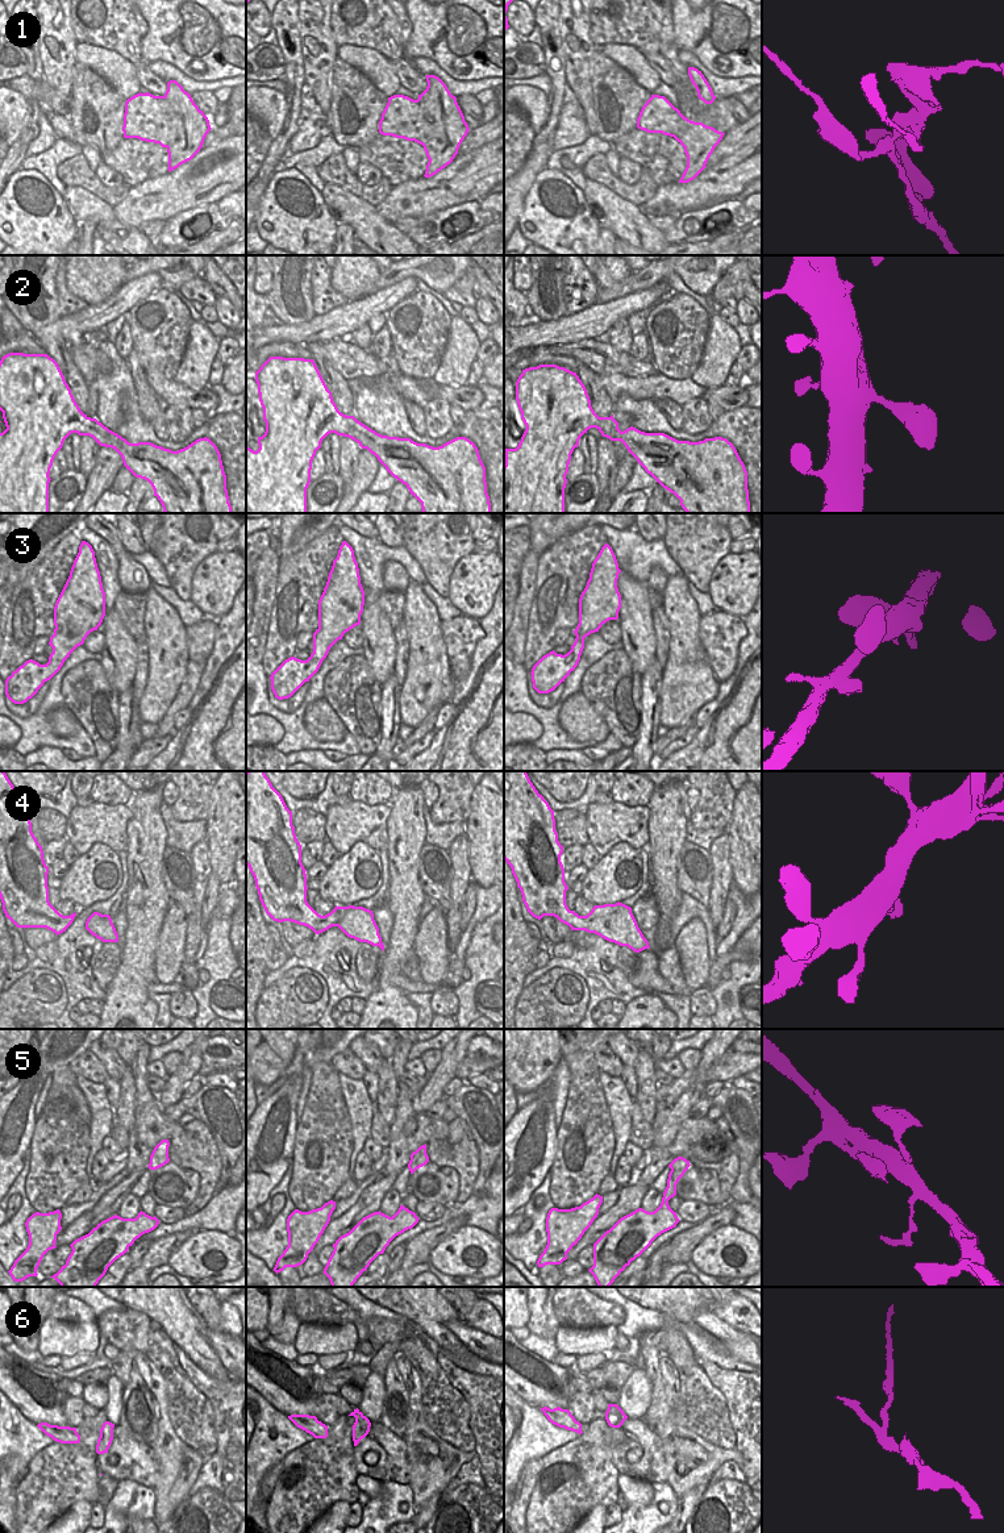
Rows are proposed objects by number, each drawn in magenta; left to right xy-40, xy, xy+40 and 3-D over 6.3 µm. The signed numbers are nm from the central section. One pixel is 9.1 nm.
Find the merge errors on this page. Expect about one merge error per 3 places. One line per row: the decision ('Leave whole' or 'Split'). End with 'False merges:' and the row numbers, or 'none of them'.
1: Split
2: Leave whole
3: Leave whole
4: Leave whole
5: Leave whole
6: Split
False merges: 1, 6.

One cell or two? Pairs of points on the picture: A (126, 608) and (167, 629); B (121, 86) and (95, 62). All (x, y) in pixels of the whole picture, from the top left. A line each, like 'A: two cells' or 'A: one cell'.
A: two cells
B: one cell

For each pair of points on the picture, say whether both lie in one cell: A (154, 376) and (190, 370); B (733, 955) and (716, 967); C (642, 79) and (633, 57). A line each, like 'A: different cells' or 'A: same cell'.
A: different cells
B: same cell
C: same cell

